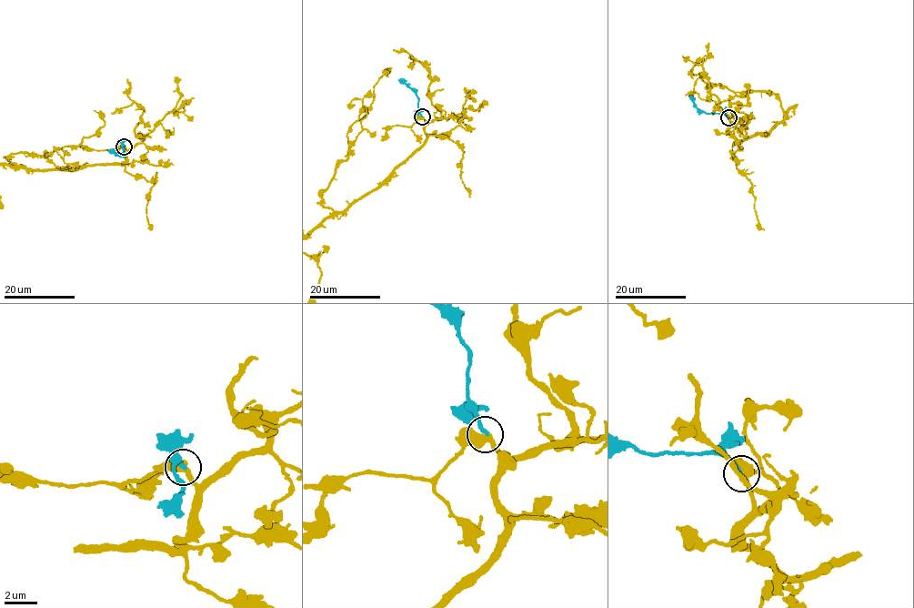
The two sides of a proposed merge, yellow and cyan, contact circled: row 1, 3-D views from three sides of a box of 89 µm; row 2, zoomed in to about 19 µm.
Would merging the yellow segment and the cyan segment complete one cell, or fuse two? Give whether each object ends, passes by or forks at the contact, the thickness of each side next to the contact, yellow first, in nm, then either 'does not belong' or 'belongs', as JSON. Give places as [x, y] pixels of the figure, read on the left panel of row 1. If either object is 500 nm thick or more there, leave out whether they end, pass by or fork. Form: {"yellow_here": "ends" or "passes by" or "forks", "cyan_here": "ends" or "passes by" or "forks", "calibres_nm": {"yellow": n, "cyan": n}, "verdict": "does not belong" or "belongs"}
{"yellow_here": "passes by", "cyan_here": "ends", "calibres_nm": {"yellow": 480, "cyan": 240}, "verdict": "belongs"}

